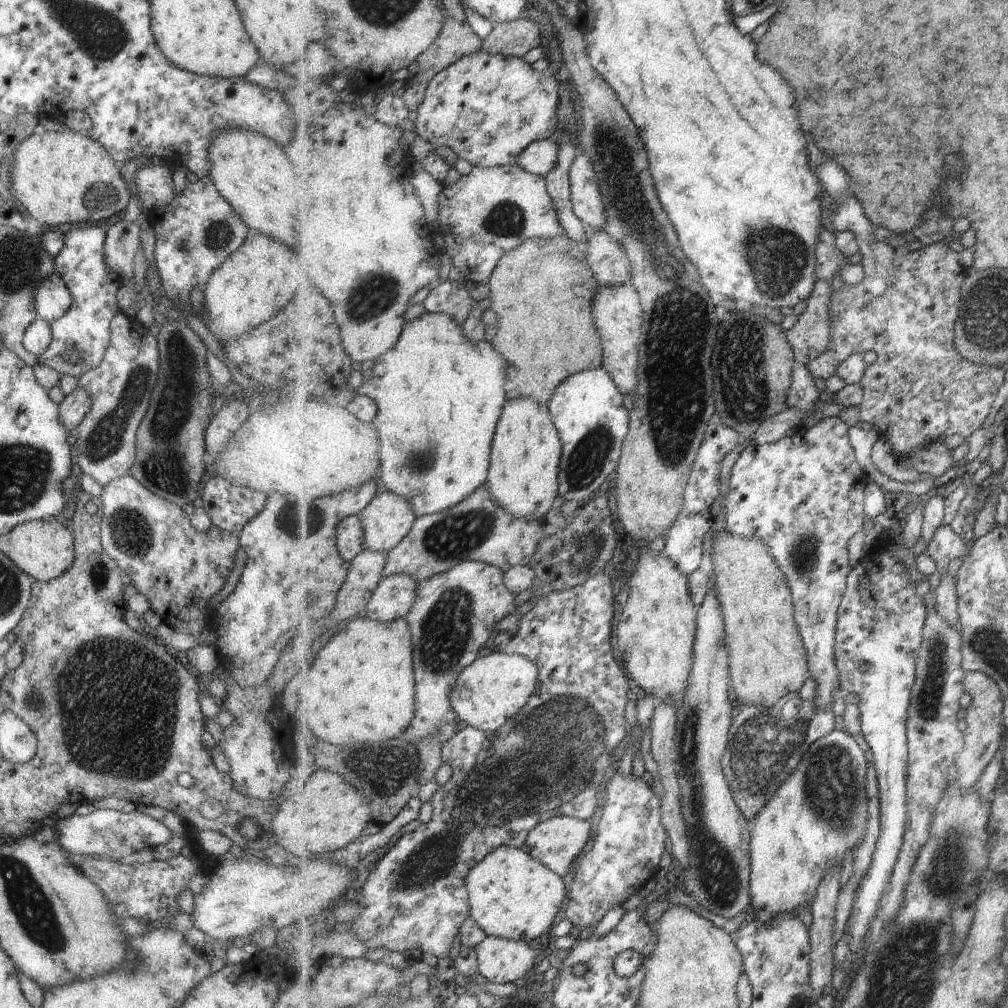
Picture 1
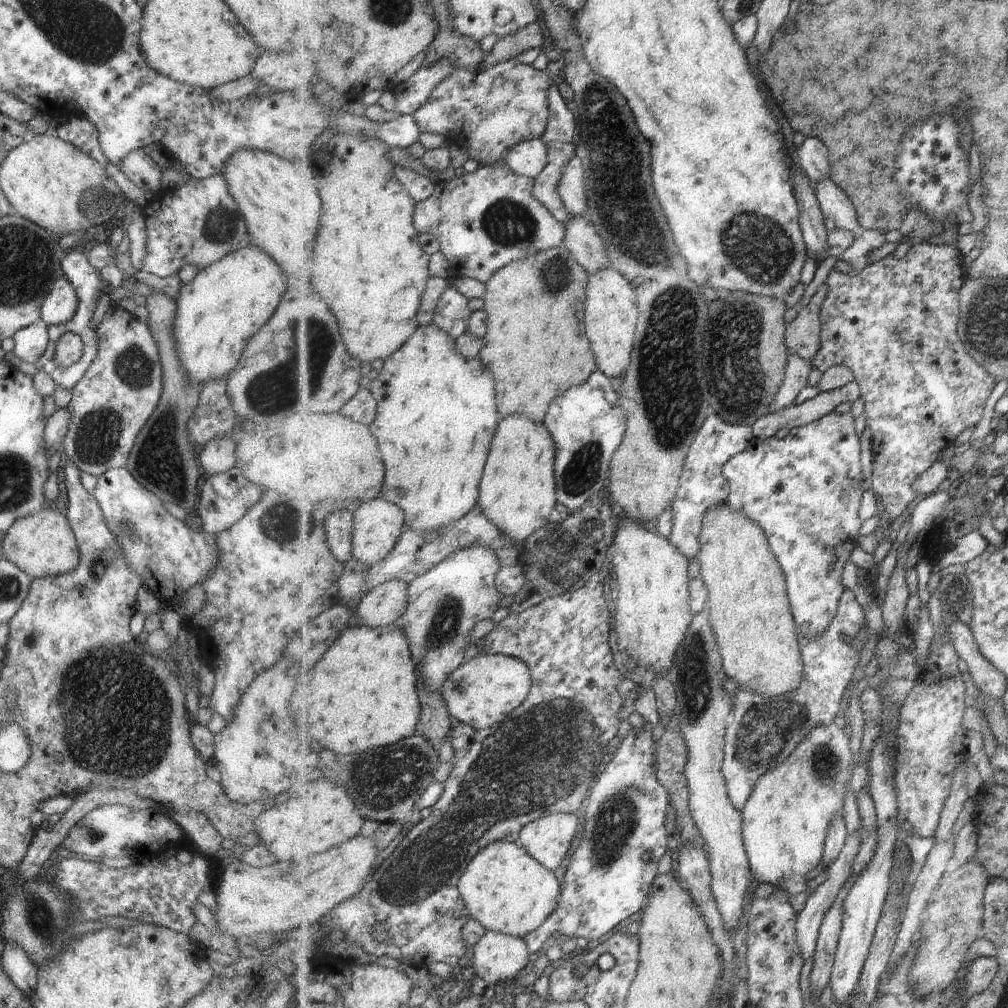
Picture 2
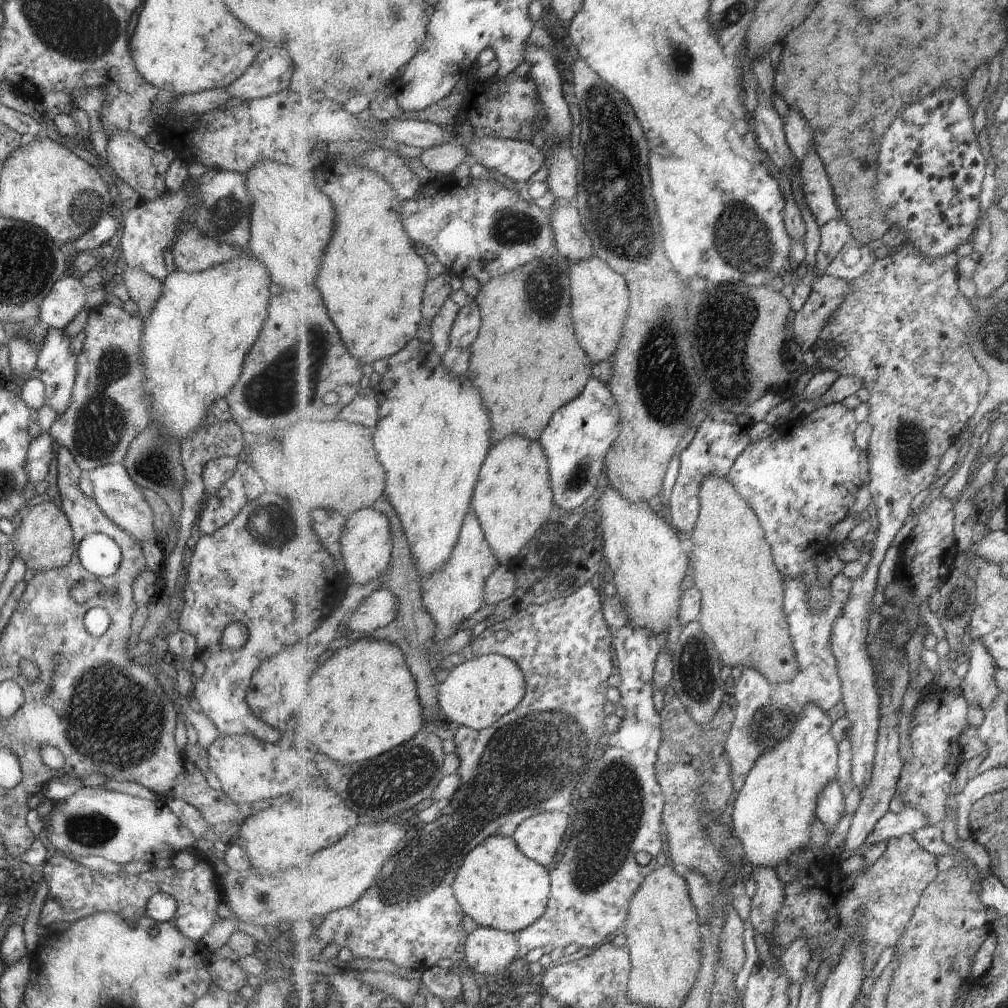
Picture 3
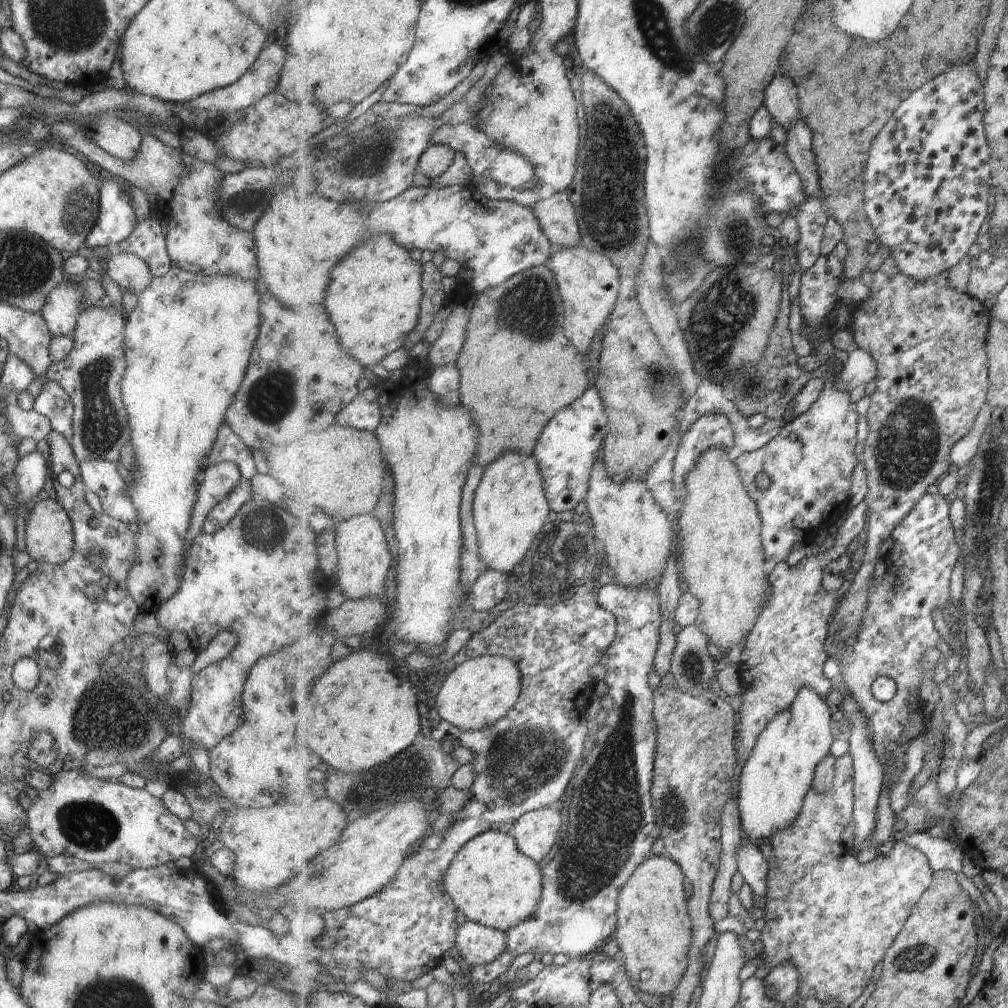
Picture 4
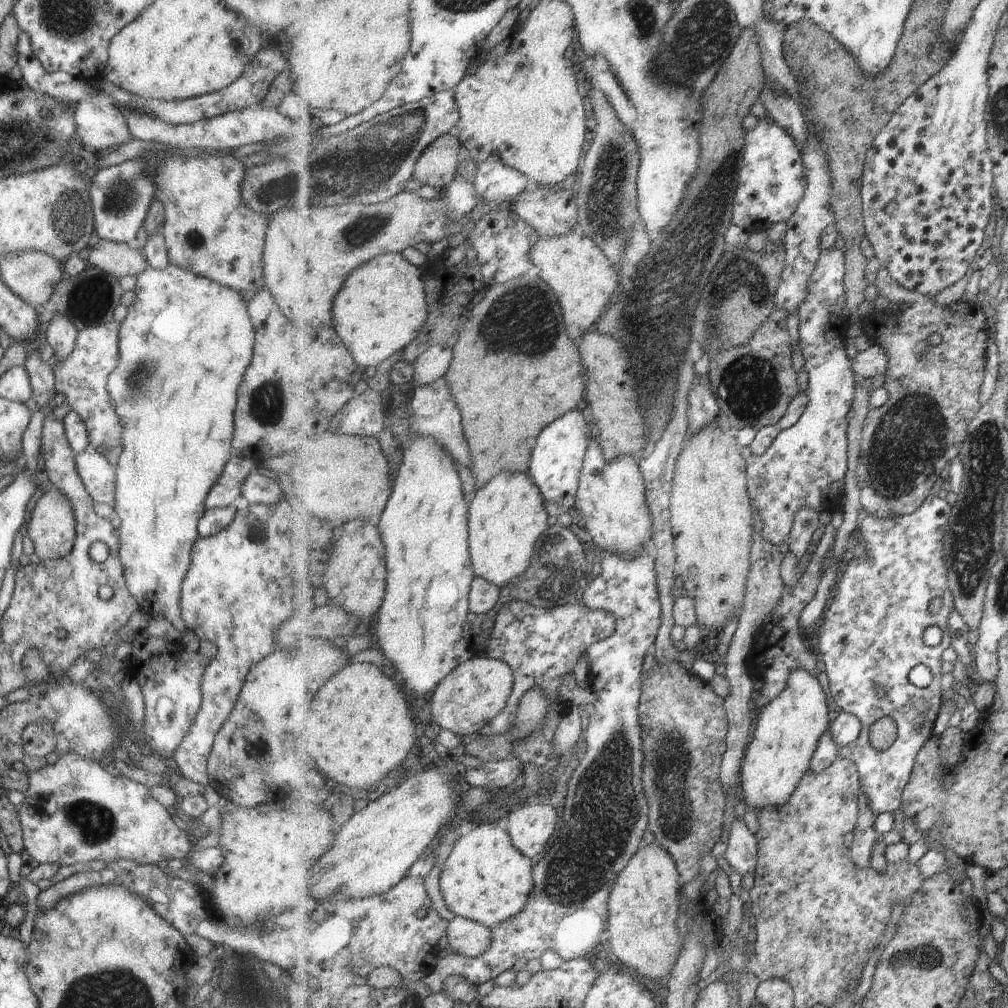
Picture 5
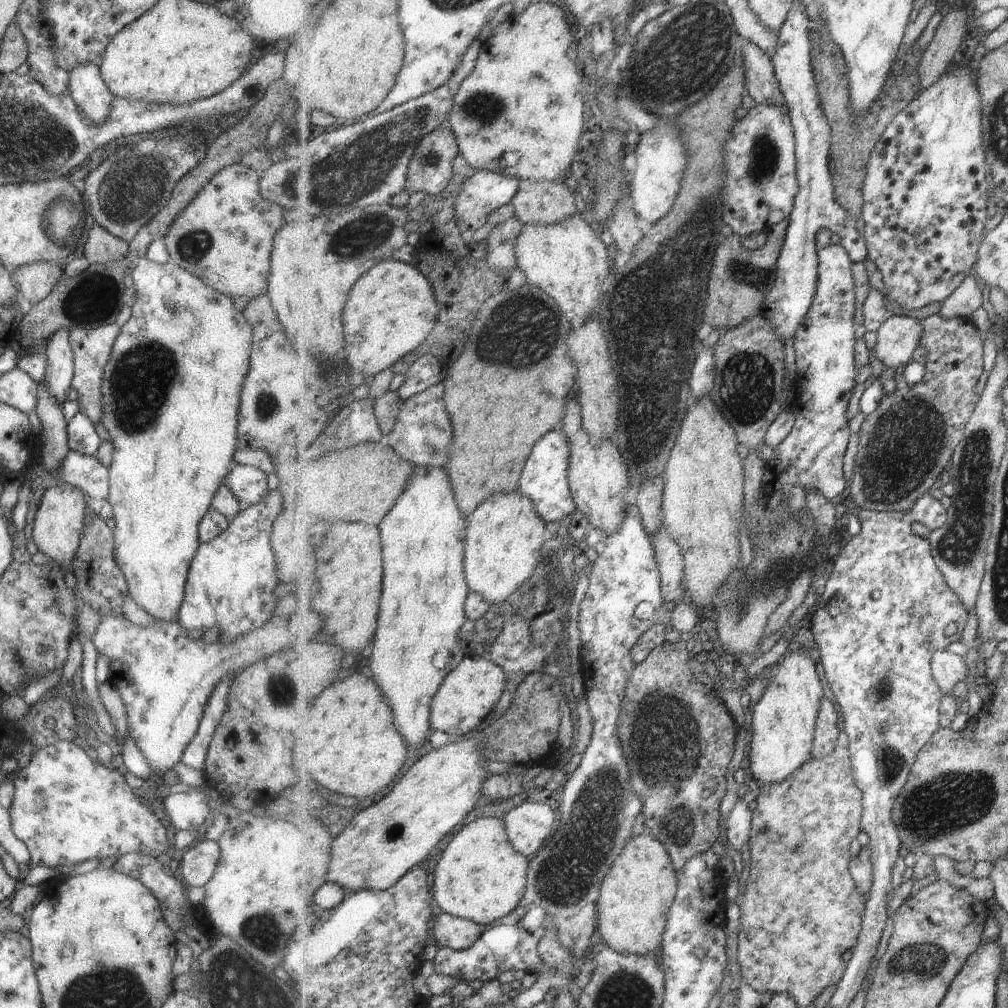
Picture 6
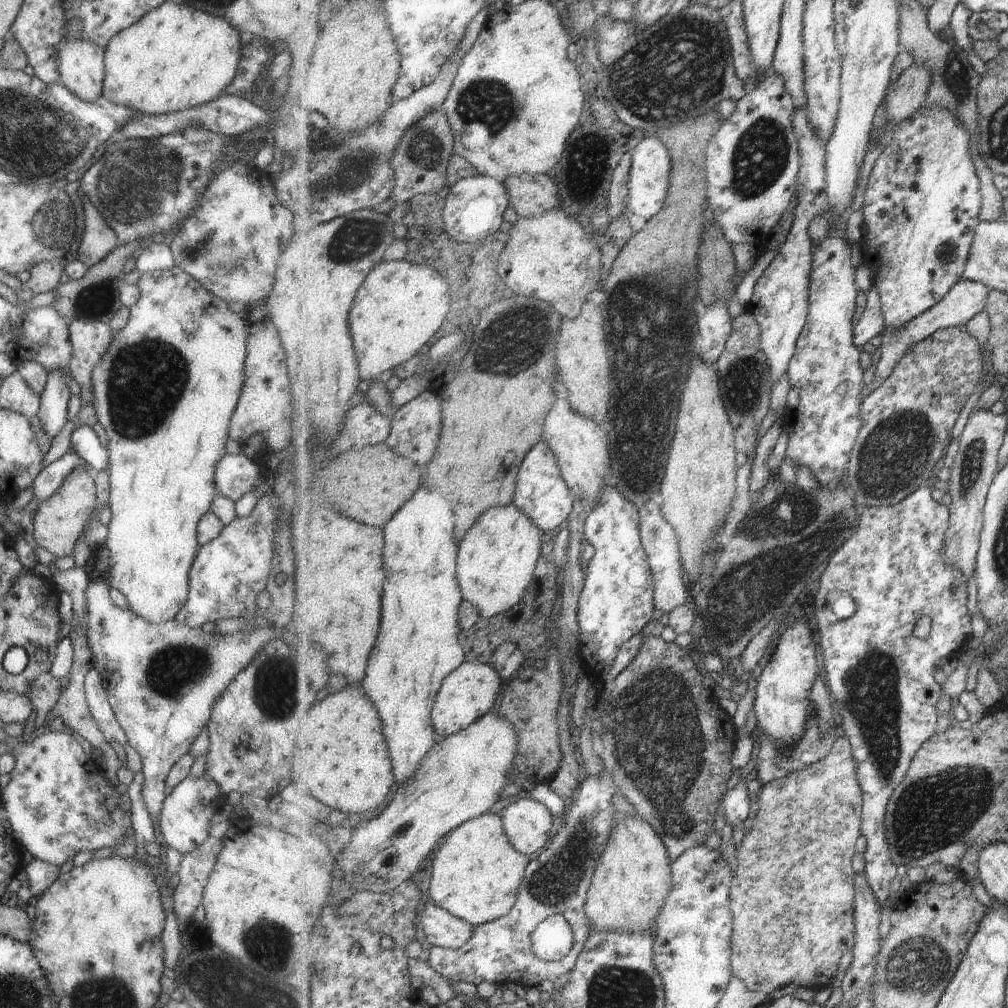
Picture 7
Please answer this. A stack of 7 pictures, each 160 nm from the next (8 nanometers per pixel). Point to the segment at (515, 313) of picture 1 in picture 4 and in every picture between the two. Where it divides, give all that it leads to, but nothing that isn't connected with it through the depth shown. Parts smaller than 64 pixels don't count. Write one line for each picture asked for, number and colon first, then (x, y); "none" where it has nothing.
2: (536, 345)
3: (529, 366)
4: (514, 385)

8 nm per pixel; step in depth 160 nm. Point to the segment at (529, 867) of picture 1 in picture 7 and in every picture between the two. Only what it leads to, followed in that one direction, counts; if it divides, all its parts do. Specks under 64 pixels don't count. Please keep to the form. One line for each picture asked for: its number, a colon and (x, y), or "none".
2: (506, 890)
3: (499, 886)
4: (491, 881)
5: (486, 878)
6: (480, 876)
7: (476, 873)

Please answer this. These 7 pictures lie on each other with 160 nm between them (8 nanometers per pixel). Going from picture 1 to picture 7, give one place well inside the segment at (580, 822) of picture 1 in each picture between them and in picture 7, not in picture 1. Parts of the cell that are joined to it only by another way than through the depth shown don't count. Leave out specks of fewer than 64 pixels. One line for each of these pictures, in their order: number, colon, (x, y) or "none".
2: (548, 839)
3: (539, 837)
4: (536, 832)
5: (531, 826)
6: (530, 824)
7: (529, 823)

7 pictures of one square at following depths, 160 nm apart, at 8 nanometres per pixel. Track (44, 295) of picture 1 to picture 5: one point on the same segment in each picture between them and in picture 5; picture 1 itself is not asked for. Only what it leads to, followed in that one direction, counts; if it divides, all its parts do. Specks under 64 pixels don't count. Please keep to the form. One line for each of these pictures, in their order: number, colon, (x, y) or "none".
2: (59, 304)
3: (67, 296)
4: (59, 311)
5: (60, 334)

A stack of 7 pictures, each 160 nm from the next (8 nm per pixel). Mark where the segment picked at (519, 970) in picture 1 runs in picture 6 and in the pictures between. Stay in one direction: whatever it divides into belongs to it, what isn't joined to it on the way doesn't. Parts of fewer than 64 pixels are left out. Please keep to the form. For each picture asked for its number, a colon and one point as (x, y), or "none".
2: (497, 957)
3: (490, 951)
4: (477, 944)
5: (470, 938)
6: (459, 933)

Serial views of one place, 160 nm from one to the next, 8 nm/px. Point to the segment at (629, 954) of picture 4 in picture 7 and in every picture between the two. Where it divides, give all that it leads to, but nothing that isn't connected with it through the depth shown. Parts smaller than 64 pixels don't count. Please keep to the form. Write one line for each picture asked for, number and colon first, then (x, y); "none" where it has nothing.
5: (645, 906)
6: (636, 897)
7: (633, 880)

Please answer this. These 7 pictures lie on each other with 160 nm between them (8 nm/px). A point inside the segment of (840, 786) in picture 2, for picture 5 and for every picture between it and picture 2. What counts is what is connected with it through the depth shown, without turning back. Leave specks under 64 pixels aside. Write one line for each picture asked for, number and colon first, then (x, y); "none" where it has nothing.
3: (773, 815)
4: (773, 783)
5: (787, 732)

